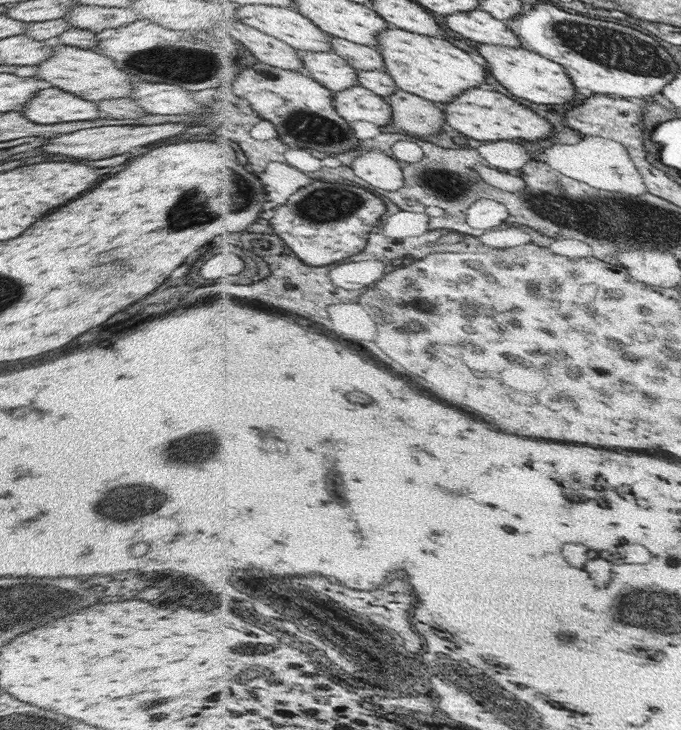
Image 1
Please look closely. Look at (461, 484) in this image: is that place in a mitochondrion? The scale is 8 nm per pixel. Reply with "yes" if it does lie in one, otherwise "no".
yes

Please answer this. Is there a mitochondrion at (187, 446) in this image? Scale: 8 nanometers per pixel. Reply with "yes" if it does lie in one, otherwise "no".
yes

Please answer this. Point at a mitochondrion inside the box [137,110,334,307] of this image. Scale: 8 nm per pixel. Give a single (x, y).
(193, 209)

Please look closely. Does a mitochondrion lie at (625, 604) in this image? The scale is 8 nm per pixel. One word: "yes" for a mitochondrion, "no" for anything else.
yes

